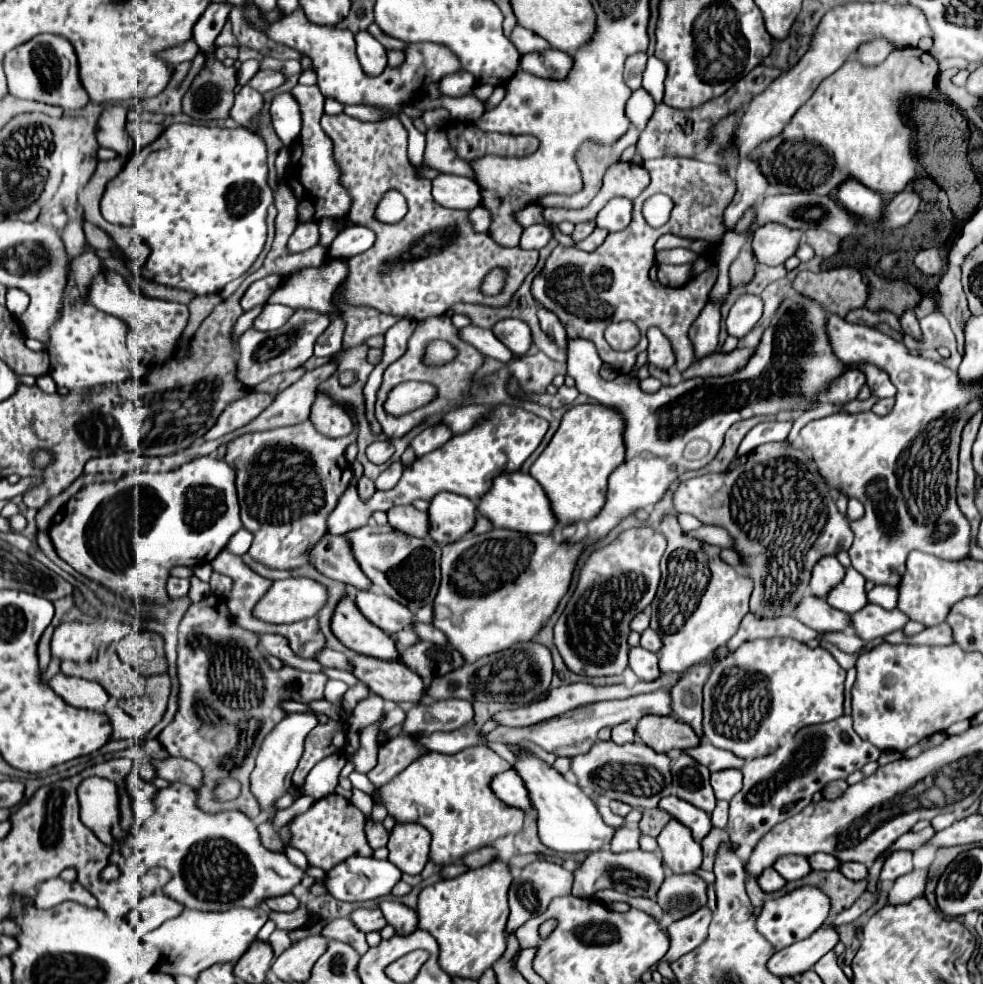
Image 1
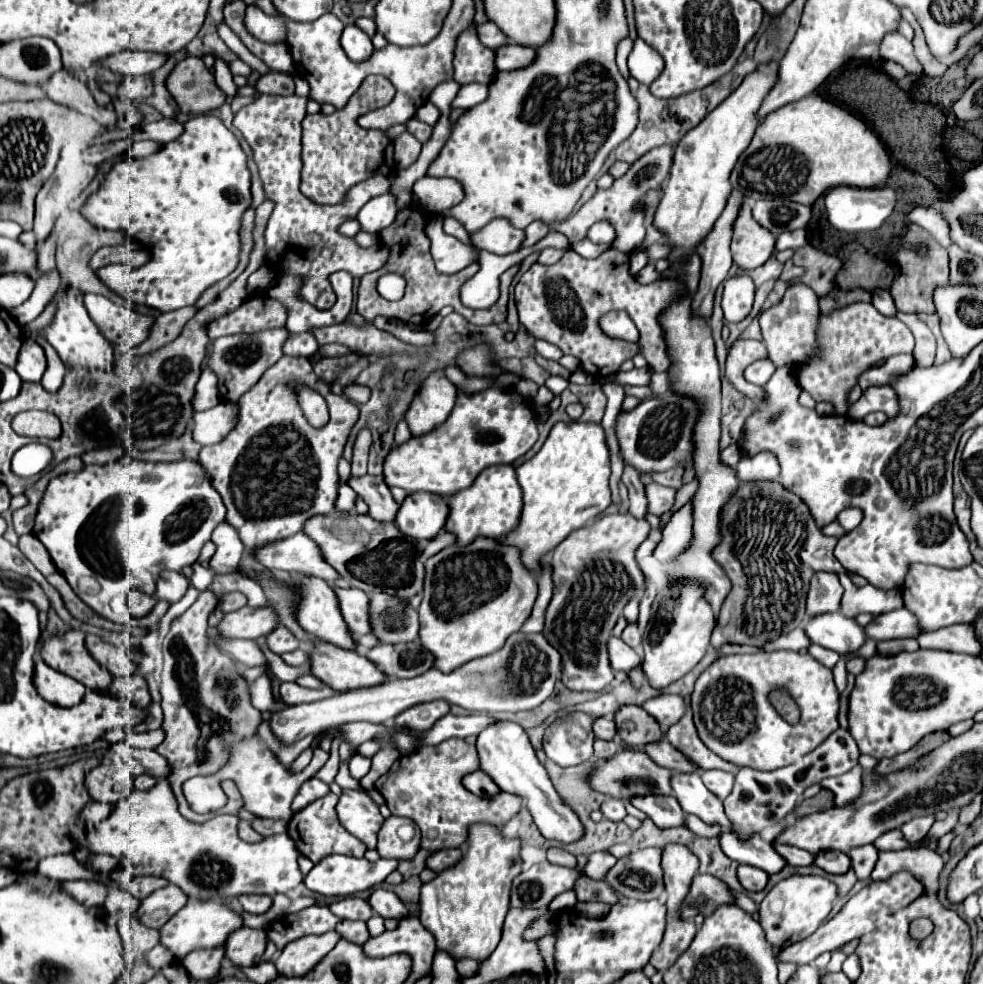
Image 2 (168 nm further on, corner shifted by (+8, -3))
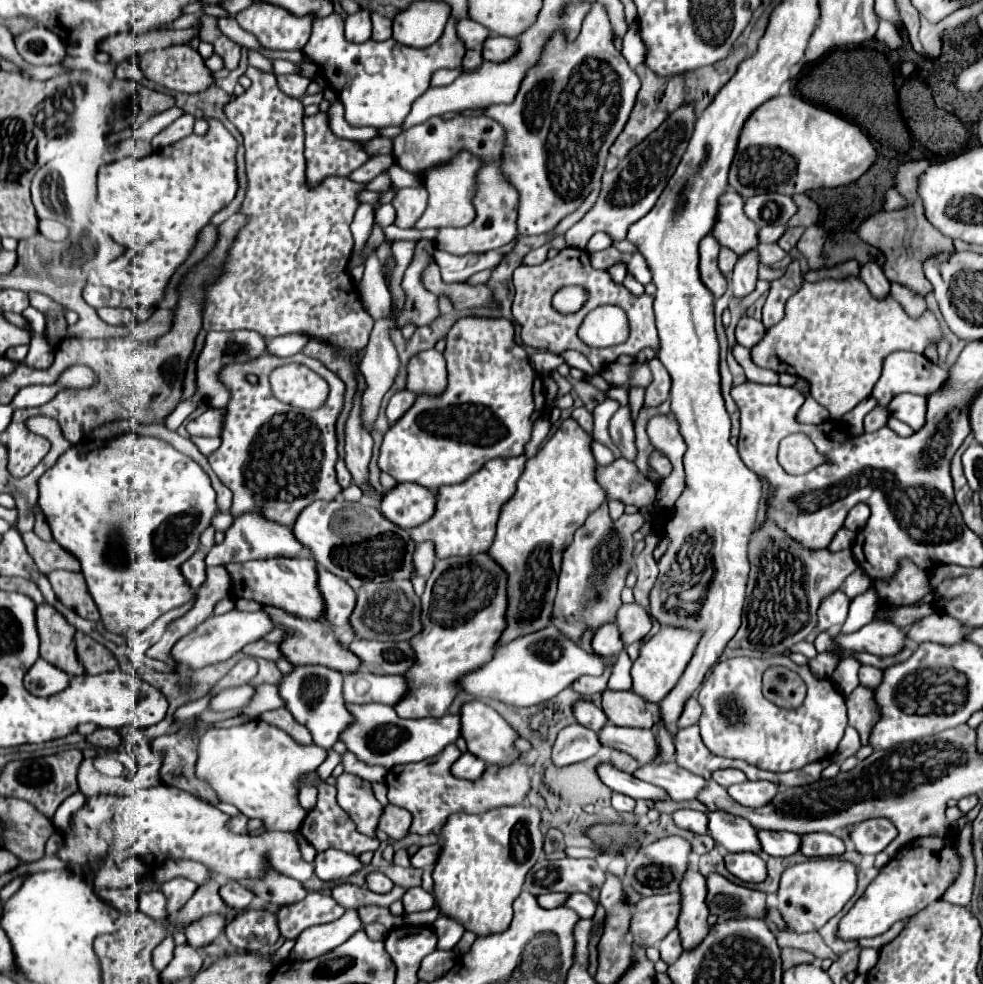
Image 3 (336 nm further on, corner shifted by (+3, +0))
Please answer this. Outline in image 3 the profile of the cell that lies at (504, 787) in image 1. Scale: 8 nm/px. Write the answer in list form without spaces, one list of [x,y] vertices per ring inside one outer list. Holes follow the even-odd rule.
[[[464,753],[454,765],[452,765],[452,775],[458,779],[468,779],[468,781],[476,781],[482,777],[486,765],[484,761],[478,761],[472,753]]]

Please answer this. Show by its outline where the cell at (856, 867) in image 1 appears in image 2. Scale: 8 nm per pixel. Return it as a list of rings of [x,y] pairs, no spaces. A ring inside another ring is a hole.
[[[817,852],[815,864],[829,874],[845,874],[851,866],[851,858],[843,852]]]

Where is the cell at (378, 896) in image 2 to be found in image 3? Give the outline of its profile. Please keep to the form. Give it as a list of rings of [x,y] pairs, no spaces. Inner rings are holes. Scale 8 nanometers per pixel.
[[[382,873],[368,875],[366,883],[368,883],[368,889],[374,891],[374,893],[390,893],[392,887],[394,887],[394,883],[386,875],[382,875]]]

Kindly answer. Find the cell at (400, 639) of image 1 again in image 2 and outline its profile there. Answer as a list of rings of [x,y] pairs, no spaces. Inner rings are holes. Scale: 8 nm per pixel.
[[[371,633],[364,635],[356,639],[355,641],[356,641],[355,651],[363,656],[365,656],[366,651],[370,650],[371,648],[373,648],[373,646],[376,646],[377,644],[380,643],[379,640],[377,640],[376,636],[374,636]]]

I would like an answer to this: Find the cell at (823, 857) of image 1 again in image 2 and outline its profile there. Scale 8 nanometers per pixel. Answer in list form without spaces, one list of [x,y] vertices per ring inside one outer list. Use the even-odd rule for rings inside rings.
[[[773,844],[775,852],[785,856],[785,862],[789,866],[809,866],[813,864],[813,854],[807,852],[807,850],[799,850],[795,846],[789,846],[789,844]]]

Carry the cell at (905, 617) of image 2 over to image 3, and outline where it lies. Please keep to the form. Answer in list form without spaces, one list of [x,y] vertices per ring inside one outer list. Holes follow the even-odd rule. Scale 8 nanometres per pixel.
[[[932,613],[928,617],[922,617],[912,625],[908,625],[904,631],[906,631],[906,639],[914,643],[932,641],[932,643],[954,645],[964,641],[962,625],[942,613]]]

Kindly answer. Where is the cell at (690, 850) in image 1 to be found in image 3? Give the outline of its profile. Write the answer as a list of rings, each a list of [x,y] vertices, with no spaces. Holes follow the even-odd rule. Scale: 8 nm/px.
[[[686,869],[684,879],[680,883],[680,915],[678,915],[678,931],[682,937],[684,949],[694,949],[702,937],[708,933],[708,907],[704,903],[706,899],[706,879],[702,873],[694,869]]]

